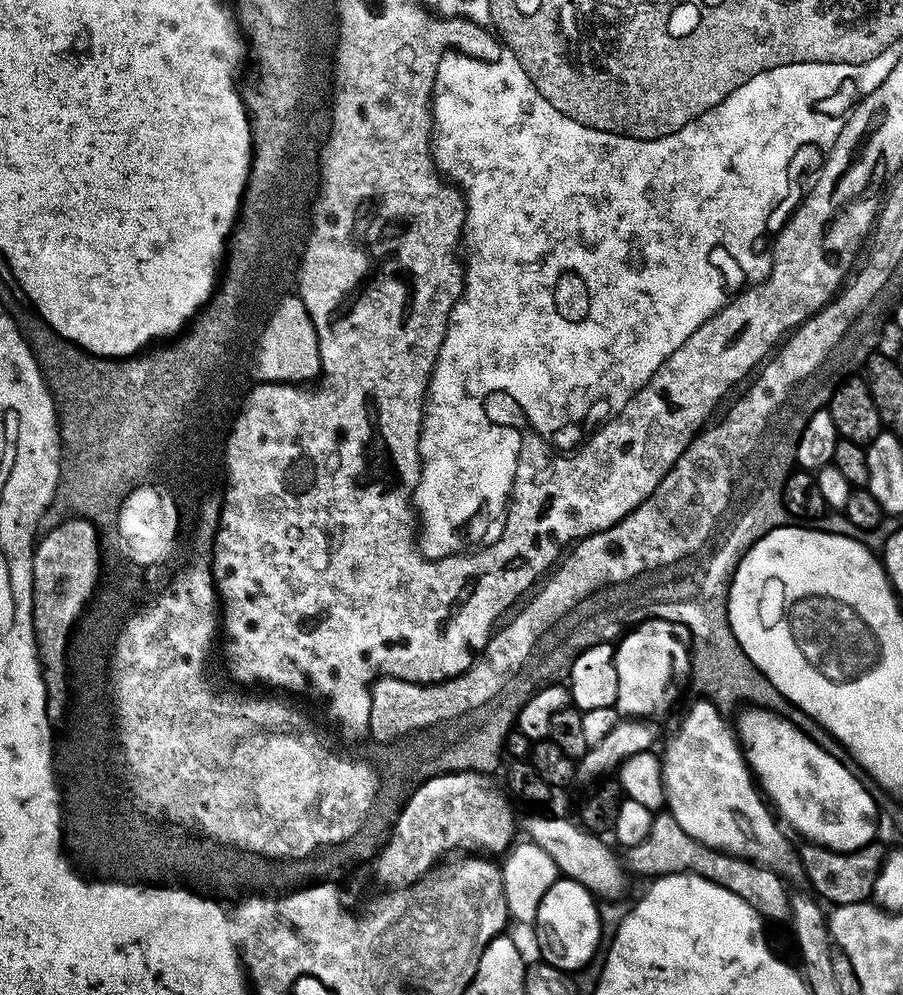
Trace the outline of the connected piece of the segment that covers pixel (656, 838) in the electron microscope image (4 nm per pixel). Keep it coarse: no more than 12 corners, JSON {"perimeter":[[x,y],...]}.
{"perimeter":[[671,814],[633,847],[647,878],[691,872],[738,894],[761,917],[789,897],[771,867],[707,848]]}

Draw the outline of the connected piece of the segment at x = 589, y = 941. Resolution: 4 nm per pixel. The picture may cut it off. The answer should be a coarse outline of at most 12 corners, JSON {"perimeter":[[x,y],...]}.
{"perimeter":[[558,878],[538,906],[539,959],[575,974],[600,946],[597,901]]}

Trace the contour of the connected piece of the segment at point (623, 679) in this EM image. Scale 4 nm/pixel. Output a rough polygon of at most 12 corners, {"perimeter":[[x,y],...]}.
{"perimeter":[[646,620],[619,637],[614,708],[651,718],[684,668],[677,625]]}

